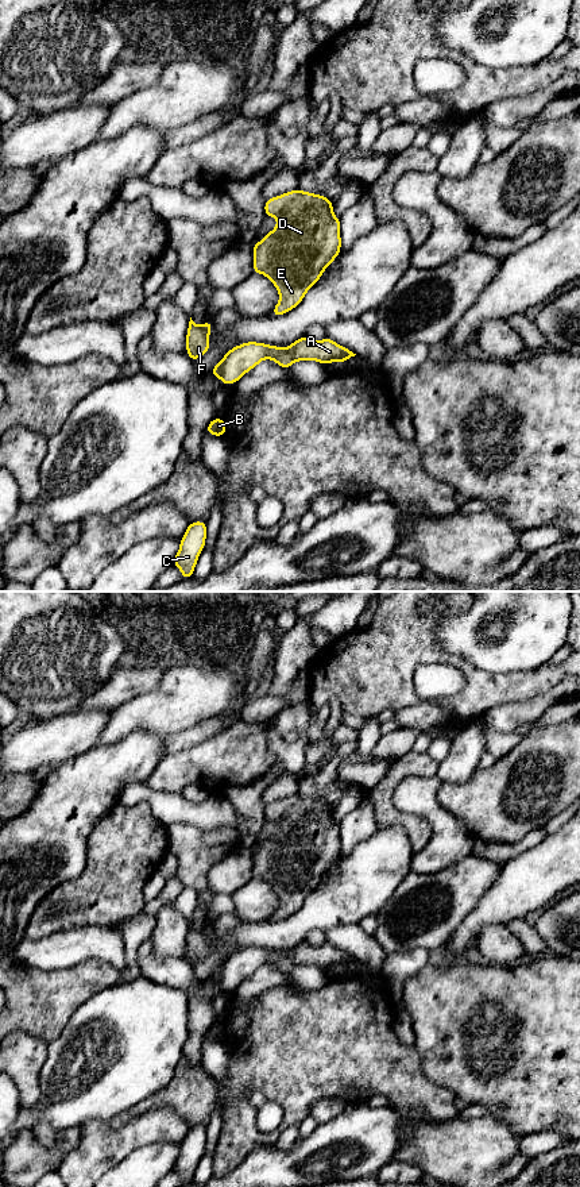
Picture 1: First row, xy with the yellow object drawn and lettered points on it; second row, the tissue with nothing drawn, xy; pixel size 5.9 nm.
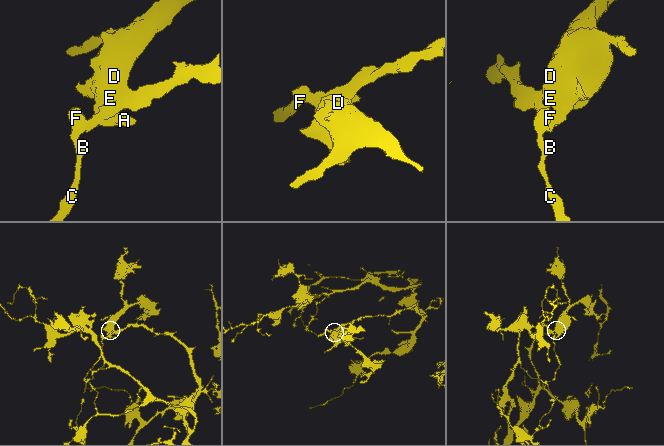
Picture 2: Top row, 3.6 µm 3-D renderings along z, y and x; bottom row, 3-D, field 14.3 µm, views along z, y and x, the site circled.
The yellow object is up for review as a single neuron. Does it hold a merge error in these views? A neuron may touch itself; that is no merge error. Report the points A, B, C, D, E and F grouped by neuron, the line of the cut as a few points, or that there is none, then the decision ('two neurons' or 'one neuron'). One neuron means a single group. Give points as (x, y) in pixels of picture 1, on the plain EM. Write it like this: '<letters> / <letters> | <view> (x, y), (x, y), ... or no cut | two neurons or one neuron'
A D E / B C F | xy (270, 951), (266, 962) | two neurons

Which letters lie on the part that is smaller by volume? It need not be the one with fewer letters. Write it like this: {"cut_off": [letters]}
{"cut_off": ["B", "C", "F"]}

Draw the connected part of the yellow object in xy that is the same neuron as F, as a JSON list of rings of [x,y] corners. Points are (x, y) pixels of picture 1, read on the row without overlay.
[[[190,922],[185,952],[187,953],[187,960],[192,966],[198,964],[210,955],[209,940],[212,933],[210,925],[202,930],[197,930]]]

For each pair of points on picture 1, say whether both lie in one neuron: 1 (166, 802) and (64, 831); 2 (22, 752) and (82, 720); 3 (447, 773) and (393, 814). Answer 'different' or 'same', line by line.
1: different
2: same
3: different

